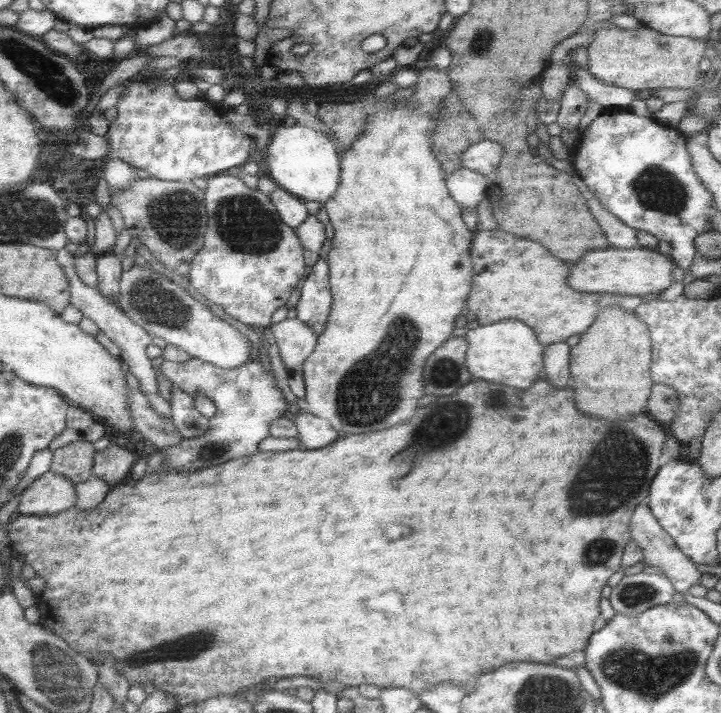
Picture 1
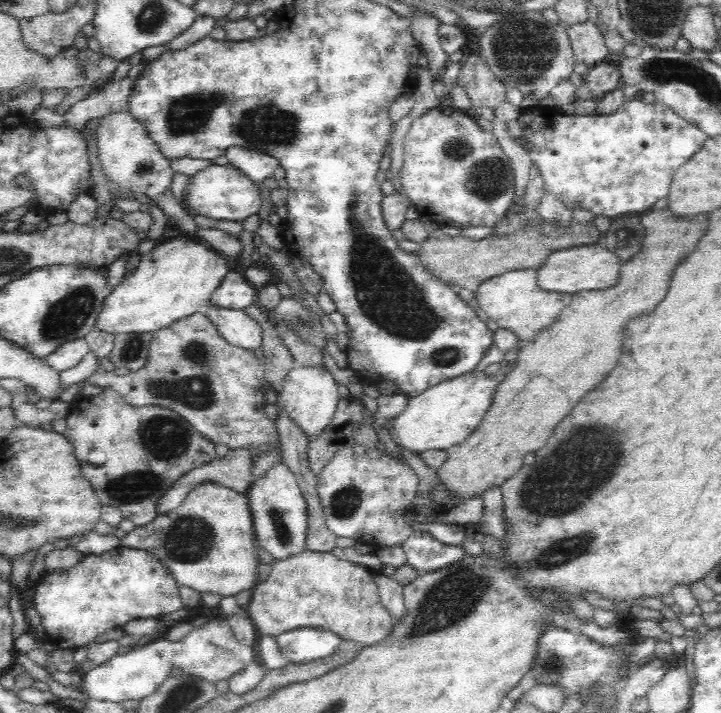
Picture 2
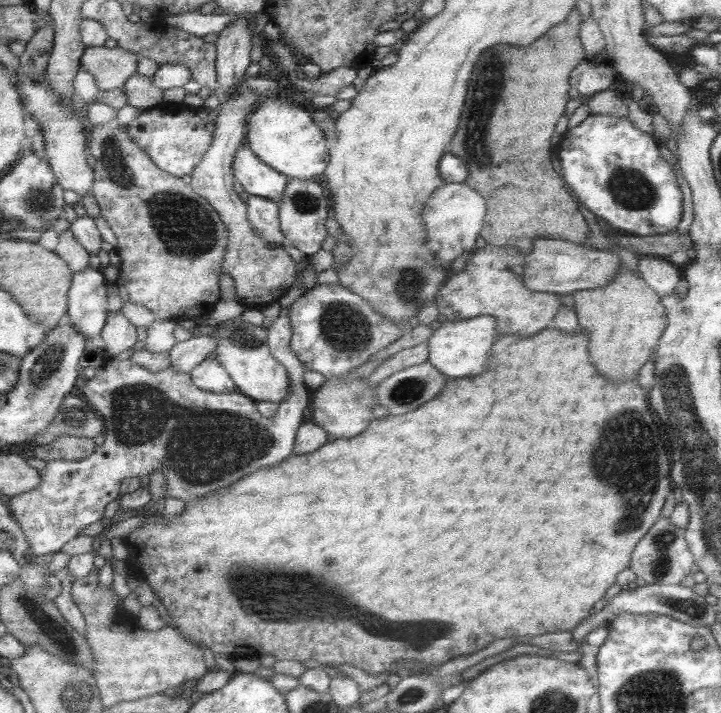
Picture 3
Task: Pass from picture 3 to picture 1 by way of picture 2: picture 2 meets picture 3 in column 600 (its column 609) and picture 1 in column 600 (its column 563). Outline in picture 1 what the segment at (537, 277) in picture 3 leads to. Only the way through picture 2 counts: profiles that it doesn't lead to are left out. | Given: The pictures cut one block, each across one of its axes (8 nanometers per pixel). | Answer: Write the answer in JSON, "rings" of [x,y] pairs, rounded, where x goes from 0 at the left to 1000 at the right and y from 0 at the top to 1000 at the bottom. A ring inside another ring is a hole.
{"rings":[[[883,345],[874,349],[842,348],[817,351],[800,367],[791,370],[788,404],[811,412],[902,417],[925,405],[933,396],[936,372],[928,359],[913,351]]]}

